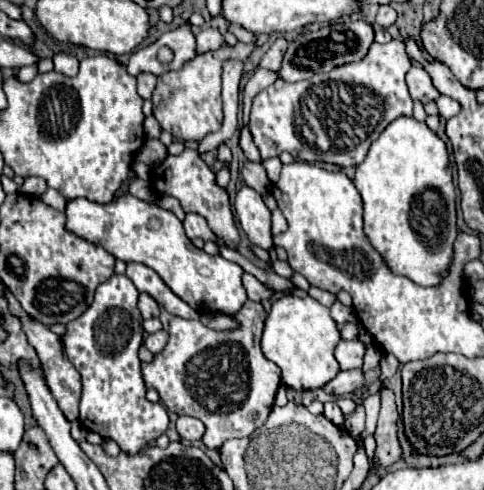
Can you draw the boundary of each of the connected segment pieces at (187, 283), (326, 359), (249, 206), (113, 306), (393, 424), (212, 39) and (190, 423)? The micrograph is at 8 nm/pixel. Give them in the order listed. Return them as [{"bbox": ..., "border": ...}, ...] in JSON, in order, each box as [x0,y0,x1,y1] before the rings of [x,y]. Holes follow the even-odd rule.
[{"bbox":[65,194,247,316],"border":[[[125,194],[117,202],[109,204],[93,204],[85,198],[77,198],[69,200],[65,214],[67,228],[71,232],[93,244],[101,244],[107,252],[123,262],[141,262],[153,268],[161,276],[161,280],[195,310],[233,316],[247,300],[245,288],[241,284],[241,266],[225,260],[219,254],[209,256],[203,250],[195,248],[193,242],[187,238],[181,220],[173,212],[159,208],[153,202],[143,202],[131,194]],[[151,216],[161,220],[159,230],[147,228]]]},{"bbox":[261,296,341,392],"border":[[[283,296],[273,302],[267,314],[261,348],[265,358],[281,368],[283,382],[293,390],[301,392],[303,388],[317,390],[325,386],[339,372],[339,362],[333,356],[333,350],[339,340],[341,336],[337,324],[329,316],[329,308],[319,304],[311,296]]]},{"bbox":[235,186,273,250],"border":[[[243,186],[235,196],[235,214],[241,222],[243,232],[247,238],[265,250],[273,246],[271,238],[271,212],[265,206],[259,192],[255,192],[249,186]]]},{"bbox":[63,274,169,454],"border":[[[113,274],[97,292],[93,304],[73,322],[63,336],[65,354],[83,378],[81,416],[85,430],[97,432],[103,440],[115,440],[123,452],[137,454],[151,440],[165,434],[169,426],[167,410],[145,398],[141,362],[137,350],[143,342],[141,314],[137,310],[139,292],[125,274]]]},{"bbox":[371,388,401,470],"border":[[[381,388],[381,412],[377,420],[377,430],[375,430],[375,456],[371,460],[371,470],[373,468],[387,468],[401,460],[401,444],[397,440],[397,426],[399,422],[399,412],[395,404],[395,394],[389,388]]]},{"bbox":[197,28,225,54],"border":[[[203,28],[197,32],[197,52],[203,54],[203,52],[211,52],[211,50],[217,50],[225,44],[225,38],[223,34],[219,32],[219,28]]]},{"bbox":[177,416,205,442],"border":[[[179,416],[177,420],[177,432],[183,440],[189,440],[189,442],[195,442],[195,440],[201,440],[203,434],[205,434],[205,424],[197,418],[191,418],[191,416]]]}]

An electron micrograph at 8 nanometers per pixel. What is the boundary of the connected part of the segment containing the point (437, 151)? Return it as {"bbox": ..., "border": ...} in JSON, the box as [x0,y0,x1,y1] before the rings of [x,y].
{"bbox":[353,116,457,286],"border":[[[399,116],[369,146],[365,160],[357,166],[353,182],[363,196],[365,234],[369,236],[373,248],[385,256],[389,268],[397,274],[409,276],[421,286],[437,286],[449,268],[449,260],[453,258],[453,240],[457,236],[455,186],[445,142],[429,130],[425,122],[419,122],[413,116]]]}

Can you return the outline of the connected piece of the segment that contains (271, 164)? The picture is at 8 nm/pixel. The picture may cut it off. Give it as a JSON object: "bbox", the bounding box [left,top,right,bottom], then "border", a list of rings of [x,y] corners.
{"bbox":[263,158,281,184],"border":[[[269,158],[263,162],[265,170],[267,170],[267,178],[275,184],[279,180],[279,172],[281,172],[281,160],[279,158]]]}

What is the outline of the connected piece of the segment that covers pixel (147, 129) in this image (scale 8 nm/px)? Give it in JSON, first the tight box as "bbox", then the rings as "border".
{"bbox":[143,115,161,139],"border":[[[153,115],[145,118],[143,127],[147,139],[159,139],[161,128]]]}

